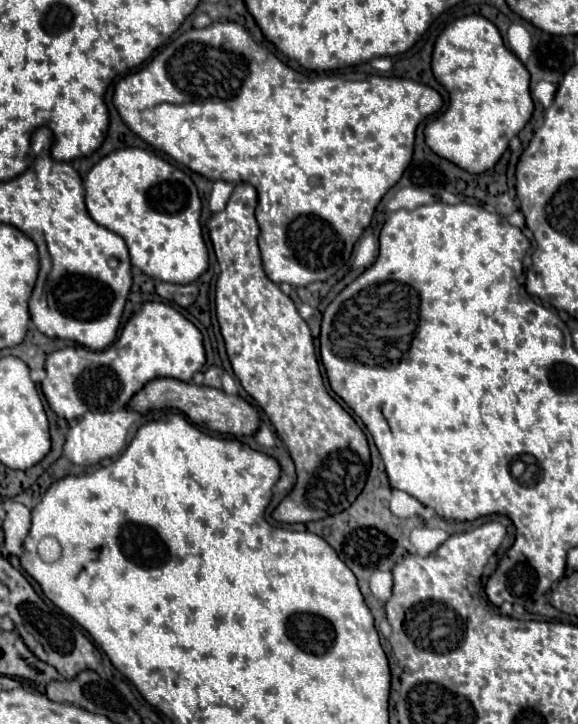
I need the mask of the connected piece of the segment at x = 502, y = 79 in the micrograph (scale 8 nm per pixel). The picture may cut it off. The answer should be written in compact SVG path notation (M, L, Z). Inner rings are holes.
M468 15L450 23L440 33L432 53L432 71L434 77L450 91L450 107L426 125L424 135L428 147L436 155L452 161L454 165L470 173L484 173L492 169L502 157L502 153L508 149L510 139L516 137L532 117L534 101L530 95L528 69L510 49L506 49L502 35L492 21L482 15Z

